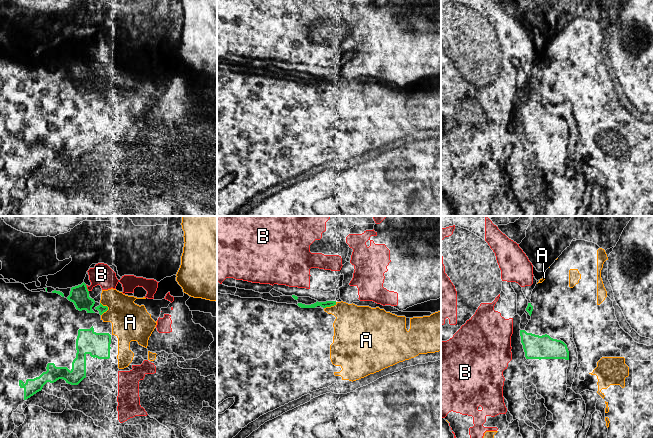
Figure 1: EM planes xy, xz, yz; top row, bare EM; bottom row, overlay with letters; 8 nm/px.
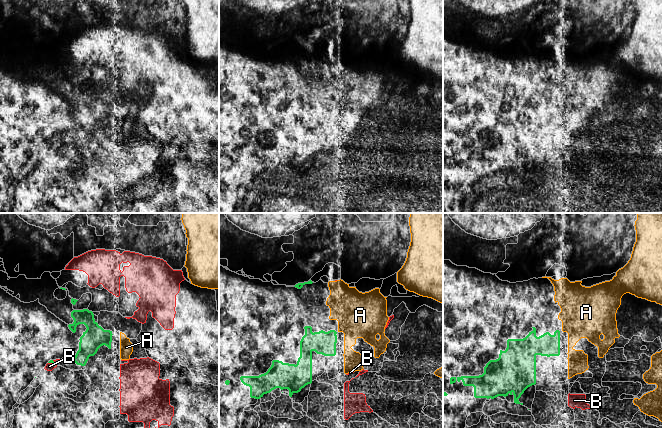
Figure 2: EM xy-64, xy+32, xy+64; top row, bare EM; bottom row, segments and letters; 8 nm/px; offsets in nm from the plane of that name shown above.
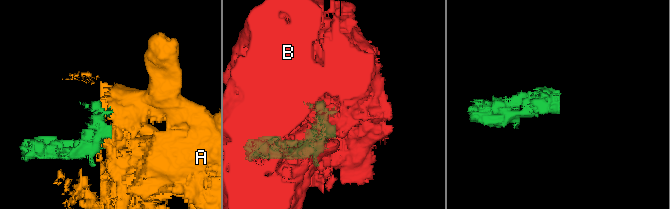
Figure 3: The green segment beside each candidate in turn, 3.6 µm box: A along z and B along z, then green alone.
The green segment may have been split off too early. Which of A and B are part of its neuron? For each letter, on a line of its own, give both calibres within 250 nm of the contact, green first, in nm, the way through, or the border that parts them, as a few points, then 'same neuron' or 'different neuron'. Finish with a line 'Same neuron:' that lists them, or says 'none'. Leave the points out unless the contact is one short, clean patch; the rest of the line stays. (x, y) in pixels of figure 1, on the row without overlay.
A: 60/300 nm | same neuron
B: 160/170 nm | different neuron
Same neuron: A

